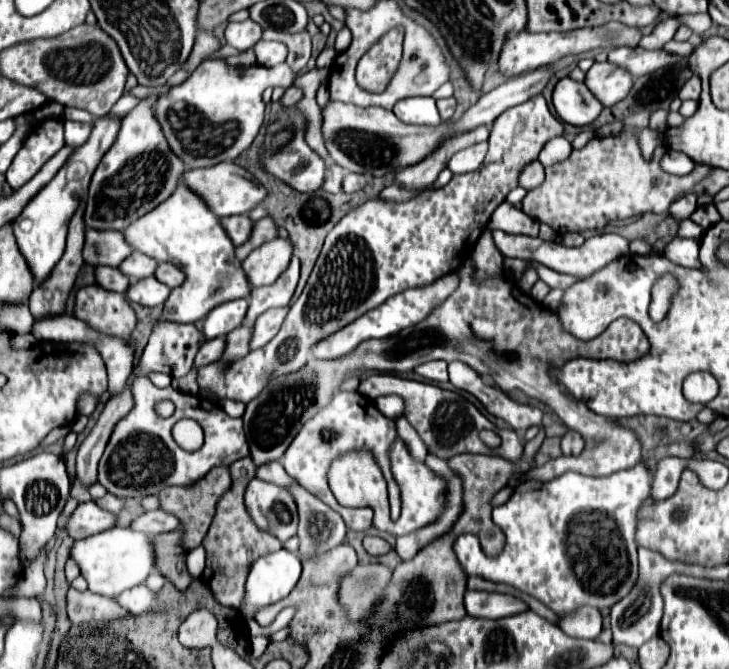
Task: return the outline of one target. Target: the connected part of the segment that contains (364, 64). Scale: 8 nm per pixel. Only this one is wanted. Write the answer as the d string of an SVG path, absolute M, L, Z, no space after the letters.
M401 27L381 37L359 61L357 83L369 93L381 93L387 89L401 61Z

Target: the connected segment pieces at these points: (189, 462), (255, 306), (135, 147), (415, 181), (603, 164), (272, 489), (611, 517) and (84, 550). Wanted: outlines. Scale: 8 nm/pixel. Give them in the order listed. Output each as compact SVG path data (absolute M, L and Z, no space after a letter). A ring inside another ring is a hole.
M137 377L131 387L133 393L133 409L119 419L115 425L111 439L105 447L105 453L99 461L99 477L97 481L113 495L125 499L141 499L145 495L155 495L165 487L177 485L177 487L191 487L199 479L207 475L213 467L219 465L231 465L243 457L249 455L245 431L243 431L243 421L229 417L219 403L201 399L197 395L181 393L173 387L157 389L147 377ZM159 401L171 401L175 405L175 413L171 417L159 417L155 411L155 405ZM183 419L195 419L203 431L205 431L205 443L199 451L189 453L183 451L171 435L173 425Z
M293 255L287 271L281 275L281 279L277 279L277 283L269 285L269 287L257 287L251 291L249 295L249 311L245 315L245 323L253 323L261 313L265 313L271 307L285 307L289 305L295 287L299 281L299 259Z
M147 97L143 99L123 121L121 129L117 133L115 143L107 151L107 155L101 159L97 171L93 173L91 187L89 187L89 197L87 197L87 207L85 207L85 227L91 229L115 229L121 231L123 227L131 225L131 221L143 217L151 209L155 209L159 203L163 203L177 187L181 173L185 171L185 165L173 151L169 151L169 145L165 143L165 137L161 135L161 127L153 115L153 103L157 97Z
M481 125L481 127L475 127L467 133L461 133L461 135L453 135L449 139L445 139L429 157L425 157L421 163L413 165L413 167L405 167L401 173L397 173L397 183L401 183L403 187L409 187L409 189L423 189L423 187L429 187L437 175L441 173L441 169L447 167L449 159L465 149L465 147L471 147L475 143L481 143L481 141L487 141L489 137L489 127L487 125Z
M623 129L615 137L595 137L581 151L573 149L573 153L567 161L555 163L555 165L545 169L547 177L545 177L543 185L531 189L525 195L523 211L529 217L537 219L539 223L547 223L557 235L565 235L567 231L579 233L585 229L603 229L609 221L627 219L633 215L643 215L647 211L667 213L667 209L673 201L685 197L687 193L693 193L693 189L703 191L703 187L709 185L709 175L703 173L703 167L699 167L699 165L693 169L693 173L681 175L681 177L666 173L659 167L663 153L665 153L665 149L655 149L651 161L645 161L641 155L641 149L637 145L637 139L627 129Z
M253 479L245 491L245 507L253 523L257 523L261 531L277 537L281 543L297 533L297 507L283 487Z
M641 461L633 469L617 471L609 477L587 477L581 473L563 473L561 477L537 483L521 481L507 503L493 507L493 523L499 525L507 537L505 549L499 557L487 557L475 535L459 535L455 553L467 575L479 575L495 583L507 583L523 593L543 601L557 615L565 615L581 605L609 609L621 601L637 579L637 511L649 497L651 471Z
M111 527L111 529L101 531L97 535L75 541L69 557L81 569L81 575L85 577L89 591L93 591L97 595L105 595L105 597L115 597L125 589L141 585L145 581L145 577L151 571L155 571L153 547L151 547L149 535L129 531L127 527L125 529Z

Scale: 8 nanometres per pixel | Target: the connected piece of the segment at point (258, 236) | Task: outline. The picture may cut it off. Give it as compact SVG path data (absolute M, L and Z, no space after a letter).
M263 217L263 219L255 221L255 225L253 225L253 231L251 231L249 239L247 239L241 247L237 247L237 249L235 249L237 259L239 259L239 261L243 261L243 259L253 251L253 249L261 247L263 243L267 243L267 241L271 241L271 239L275 239L275 237L277 237L277 225L273 223L273 219Z

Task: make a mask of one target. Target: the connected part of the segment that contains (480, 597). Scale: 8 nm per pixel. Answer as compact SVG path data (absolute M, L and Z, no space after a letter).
M465 591L465 609L473 617L509 617L527 611L527 603L505 593L487 593L487 591Z

